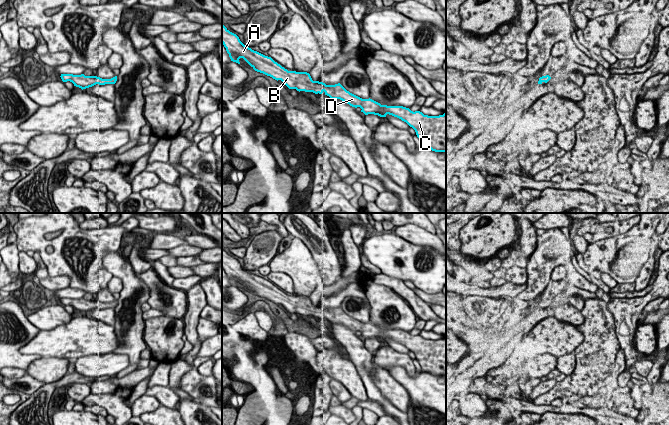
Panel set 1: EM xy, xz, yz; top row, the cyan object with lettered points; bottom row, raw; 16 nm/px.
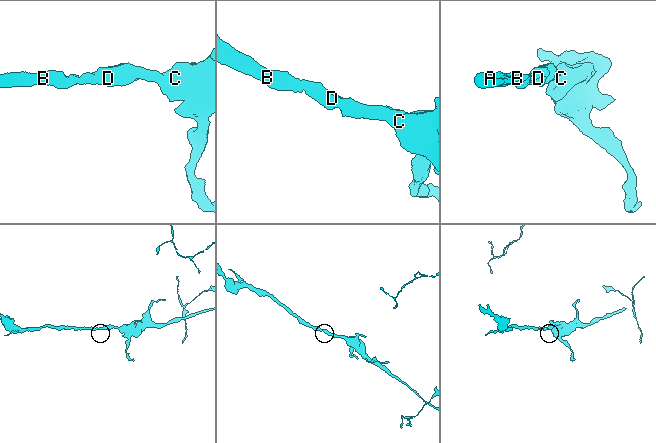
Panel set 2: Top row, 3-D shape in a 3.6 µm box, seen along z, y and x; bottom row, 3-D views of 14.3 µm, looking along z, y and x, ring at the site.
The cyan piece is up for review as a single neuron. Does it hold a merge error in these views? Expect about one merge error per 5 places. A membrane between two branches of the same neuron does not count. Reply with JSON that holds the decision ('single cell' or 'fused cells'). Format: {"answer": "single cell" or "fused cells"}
{"answer": "single cell"}

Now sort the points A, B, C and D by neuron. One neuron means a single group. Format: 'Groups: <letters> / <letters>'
Groups: A B C D

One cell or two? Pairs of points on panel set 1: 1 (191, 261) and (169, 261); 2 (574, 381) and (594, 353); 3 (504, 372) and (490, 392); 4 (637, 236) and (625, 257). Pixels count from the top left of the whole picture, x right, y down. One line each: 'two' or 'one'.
1: one
2: one
3: two
4: one

